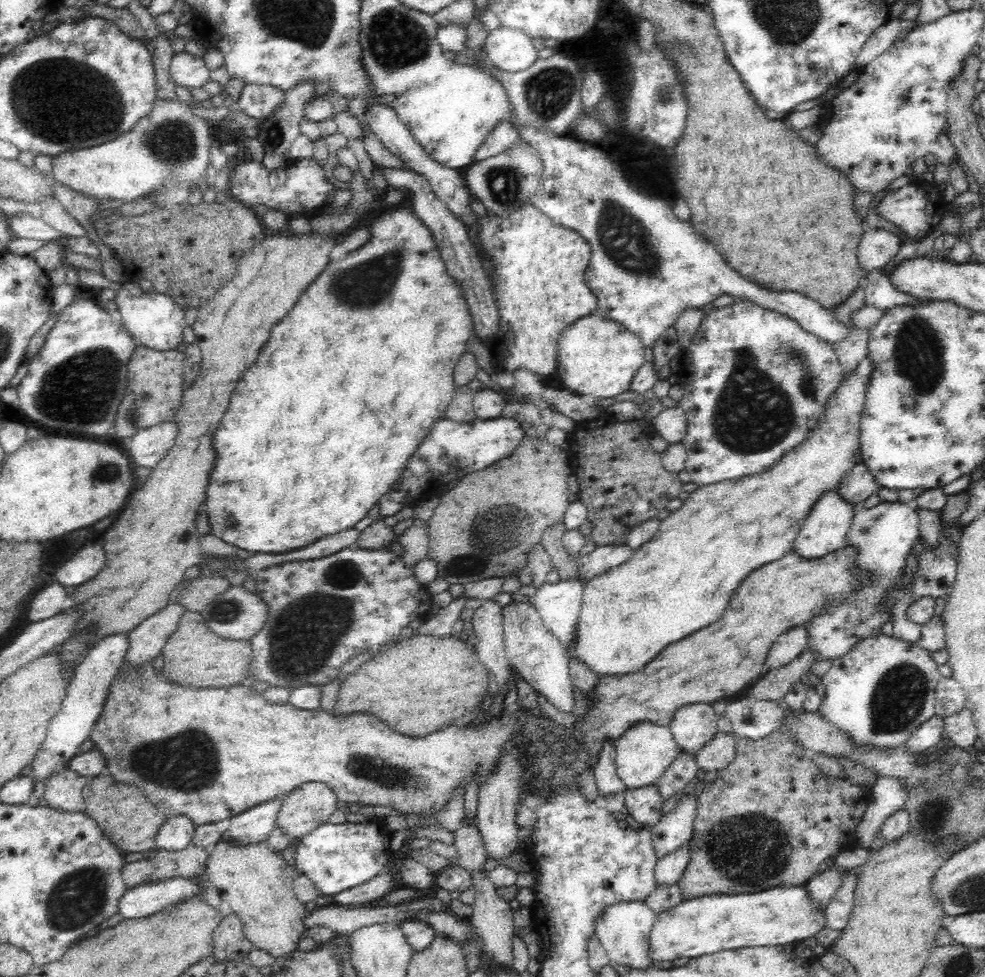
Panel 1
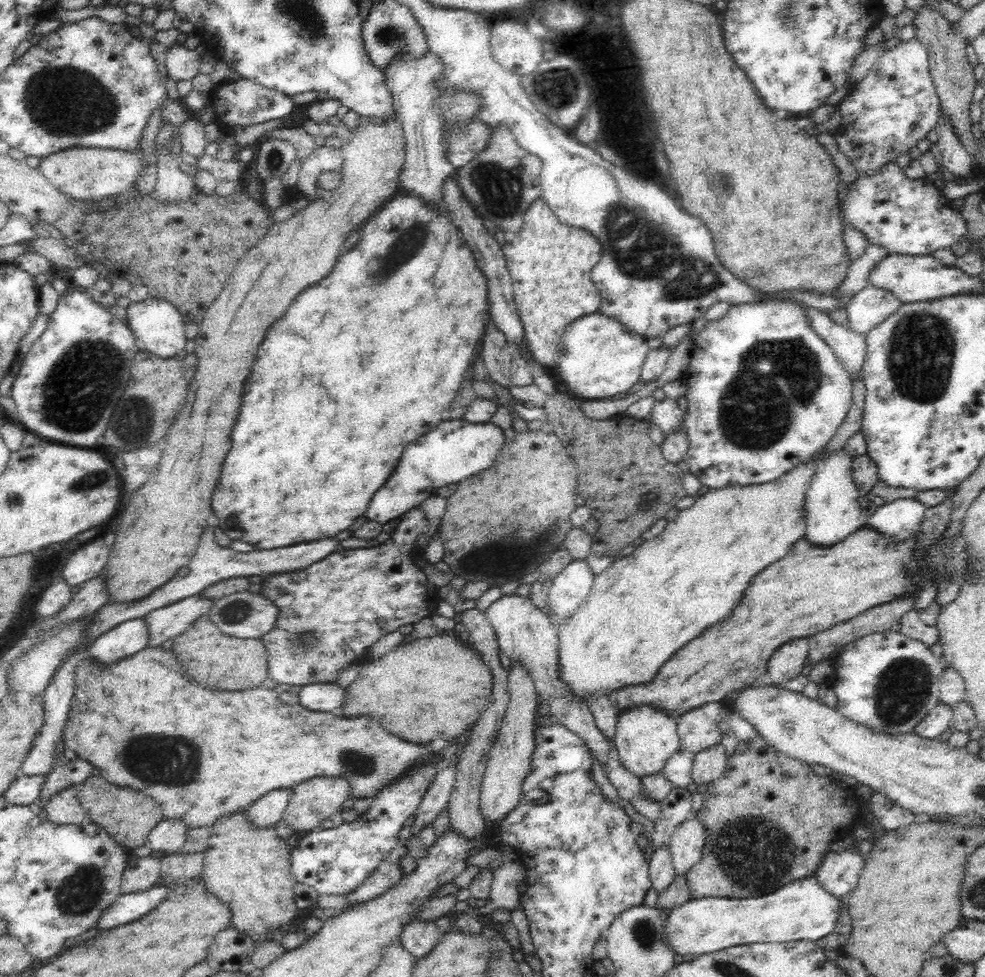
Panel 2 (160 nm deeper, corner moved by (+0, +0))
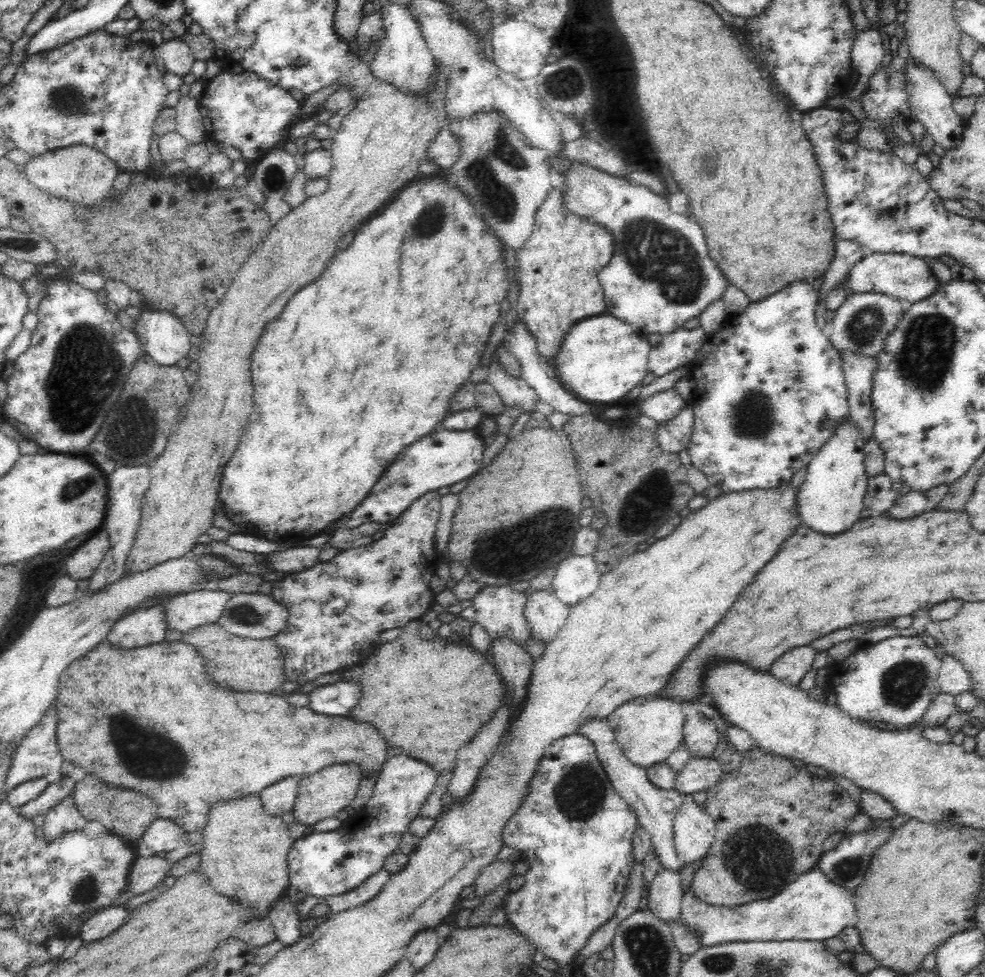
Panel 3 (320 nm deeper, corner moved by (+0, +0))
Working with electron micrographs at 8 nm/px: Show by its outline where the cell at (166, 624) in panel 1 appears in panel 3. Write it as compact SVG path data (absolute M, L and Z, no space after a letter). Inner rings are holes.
M207 587L170 597L164 602L166 630L187 633L198 626L217 623L232 595L218 588Z

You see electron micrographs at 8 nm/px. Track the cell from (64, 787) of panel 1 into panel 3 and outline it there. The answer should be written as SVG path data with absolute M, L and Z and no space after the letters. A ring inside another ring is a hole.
M68 796L52 808L52 810L44 813L43 821L44 823L40 827L44 834L43 837L48 842L52 842L52 840L60 838L66 832L82 830L88 820L75 807L72 796Z

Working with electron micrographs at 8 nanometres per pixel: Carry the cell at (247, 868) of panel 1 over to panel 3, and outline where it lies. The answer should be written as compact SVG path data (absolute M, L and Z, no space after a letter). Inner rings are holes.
M252 795L242 796L238 800L230 800L226 804L218 802L216 806L212 806L206 826L201 831L203 832L203 847L198 852L201 856L200 872L206 878L210 878L210 884L220 894L226 895L242 905L254 907L252 918L267 917L273 902L276 902L276 899L286 893L290 887L287 856L295 840L290 837L288 824L280 815L268 815L262 805L261 796Z

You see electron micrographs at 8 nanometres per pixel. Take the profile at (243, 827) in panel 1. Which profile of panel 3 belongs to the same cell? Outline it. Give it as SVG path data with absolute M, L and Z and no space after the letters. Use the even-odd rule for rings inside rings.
M289 776L268 786L262 790L261 796L262 805L268 815L280 815L293 810L295 799L297 798L298 777Z

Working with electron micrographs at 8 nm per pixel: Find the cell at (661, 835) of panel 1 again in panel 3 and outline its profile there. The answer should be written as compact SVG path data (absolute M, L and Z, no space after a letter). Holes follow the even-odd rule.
M660 868L650 884L648 908L649 912L664 922L678 921L683 898L682 877L680 870Z

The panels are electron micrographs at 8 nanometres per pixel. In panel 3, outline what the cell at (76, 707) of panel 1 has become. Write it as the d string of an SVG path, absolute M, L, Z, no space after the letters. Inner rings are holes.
M158 603L150 608L136 609L110 628L106 641L117 648L150 646L166 638L166 607Z

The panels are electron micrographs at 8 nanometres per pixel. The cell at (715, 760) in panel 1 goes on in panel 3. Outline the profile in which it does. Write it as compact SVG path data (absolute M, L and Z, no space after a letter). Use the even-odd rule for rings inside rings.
M716 756L710 758L692 757L686 766L676 773L673 790L684 796L705 791L720 780L723 773Z

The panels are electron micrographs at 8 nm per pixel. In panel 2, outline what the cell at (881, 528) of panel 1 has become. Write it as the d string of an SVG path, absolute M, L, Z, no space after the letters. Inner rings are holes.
M900 498L872 508L864 524L898 540L916 534L926 509L917 498Z

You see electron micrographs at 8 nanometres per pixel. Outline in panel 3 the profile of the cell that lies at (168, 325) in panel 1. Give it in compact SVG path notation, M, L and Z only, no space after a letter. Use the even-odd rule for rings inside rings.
M146 308L137 320L136 332L144 354L154 359L156 364L174 366L186 362L186 354L190 352L191 334L176 315L168 311L158 311L156 308Z

